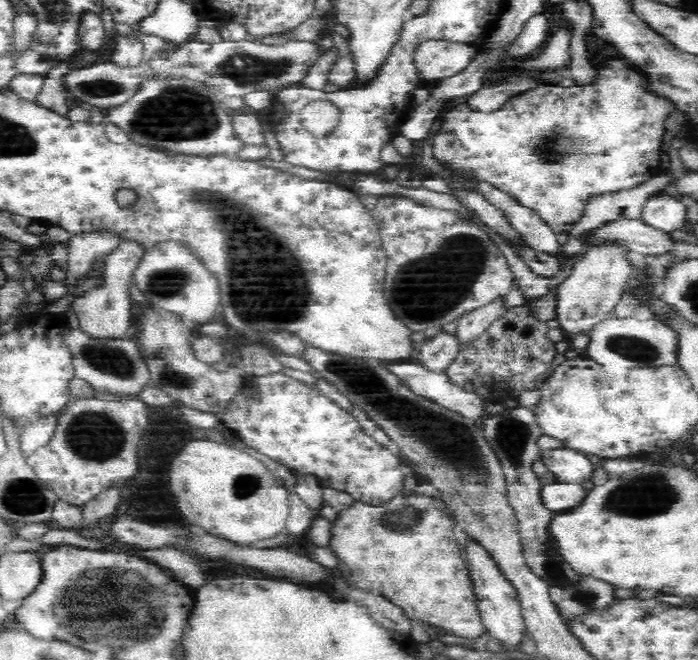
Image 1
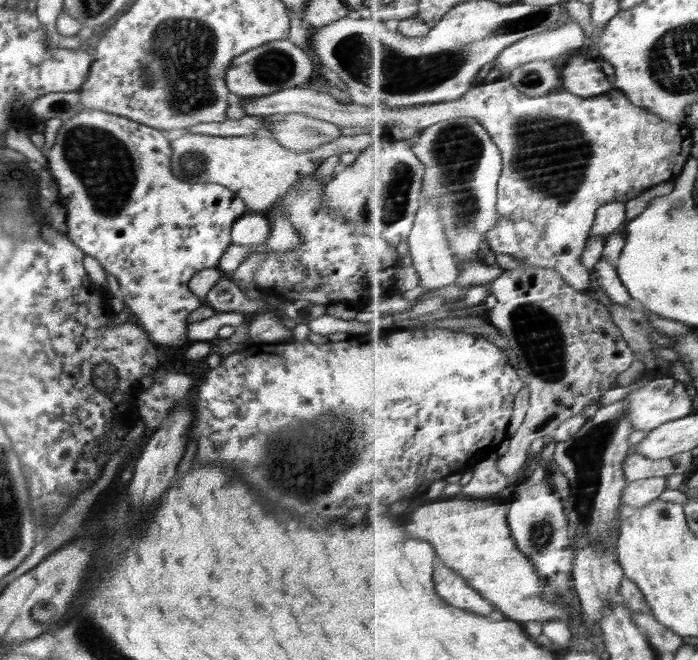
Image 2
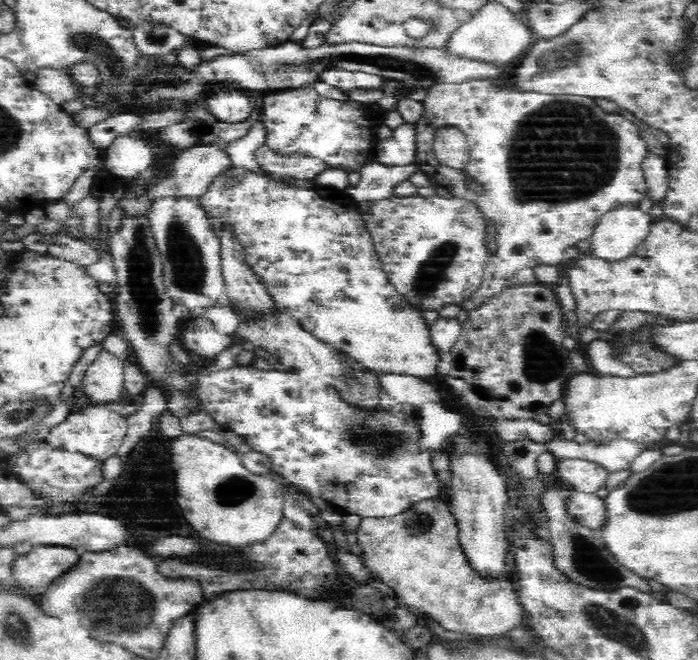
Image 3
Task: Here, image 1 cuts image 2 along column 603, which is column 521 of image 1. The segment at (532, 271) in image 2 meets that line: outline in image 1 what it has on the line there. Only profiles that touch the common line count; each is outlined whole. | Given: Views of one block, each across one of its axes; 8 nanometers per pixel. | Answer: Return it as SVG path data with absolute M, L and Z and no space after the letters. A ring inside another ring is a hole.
M527 303L523 307L511 307L507 309L506 314L503 314L500 318L495 318L494 322L490 322L490 326L486 327L484 332L474 336L468 344L461 345L459 354L444 372L447 374L449 381L464 393L474 394L487 402L518 401L520 396L524 396L526 392L540 390L545 377L550 375L548 372L552 370L554 358L558 356L558 348L556 348L557 343L548 338L549 330L548 322L536 317Z

